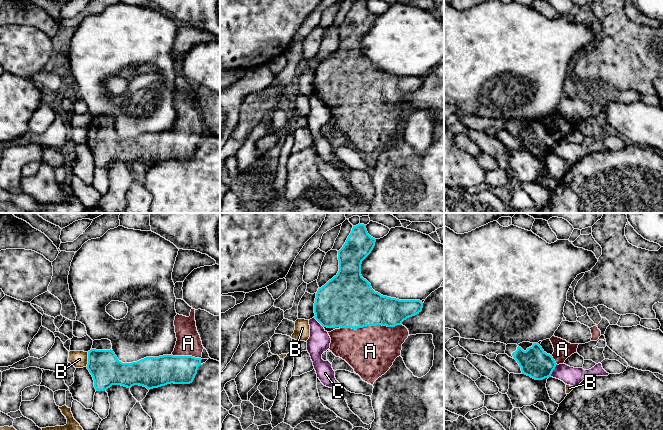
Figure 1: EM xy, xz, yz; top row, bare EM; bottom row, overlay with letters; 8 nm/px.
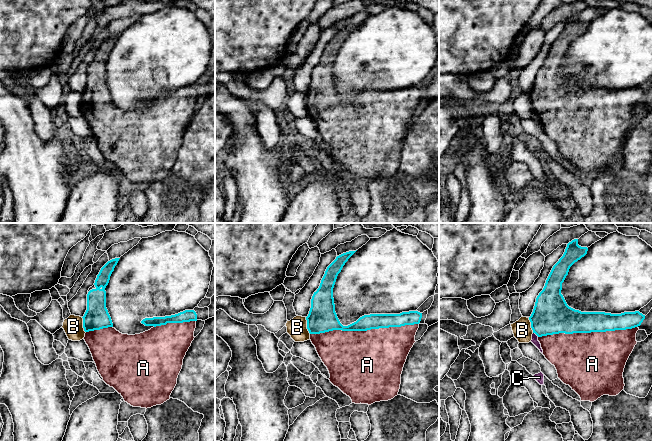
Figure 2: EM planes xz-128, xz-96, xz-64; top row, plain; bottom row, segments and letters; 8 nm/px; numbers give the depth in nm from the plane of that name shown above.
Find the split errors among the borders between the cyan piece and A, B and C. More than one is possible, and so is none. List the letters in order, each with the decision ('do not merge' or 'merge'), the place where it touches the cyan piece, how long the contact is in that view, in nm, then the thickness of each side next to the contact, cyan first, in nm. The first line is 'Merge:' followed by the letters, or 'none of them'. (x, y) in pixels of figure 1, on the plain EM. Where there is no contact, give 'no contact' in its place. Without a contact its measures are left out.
Merge: A
A: merge; meets cyan in xz at (370, 101); contact 480 nm long; 420 nm thick on the cyan side, 400 nm on the other
B: do not merge; meets cyan in xy at (88, 135); contact 120 nm long; 260 nm thick on the cyan side, 140 nm on the other
C: do not merge; meets cyan in yz at (553, 145); contact 120 nm long; 240 nm thick on the cyan side, 150 nm on the other

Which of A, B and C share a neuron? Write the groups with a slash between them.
A / B / C

